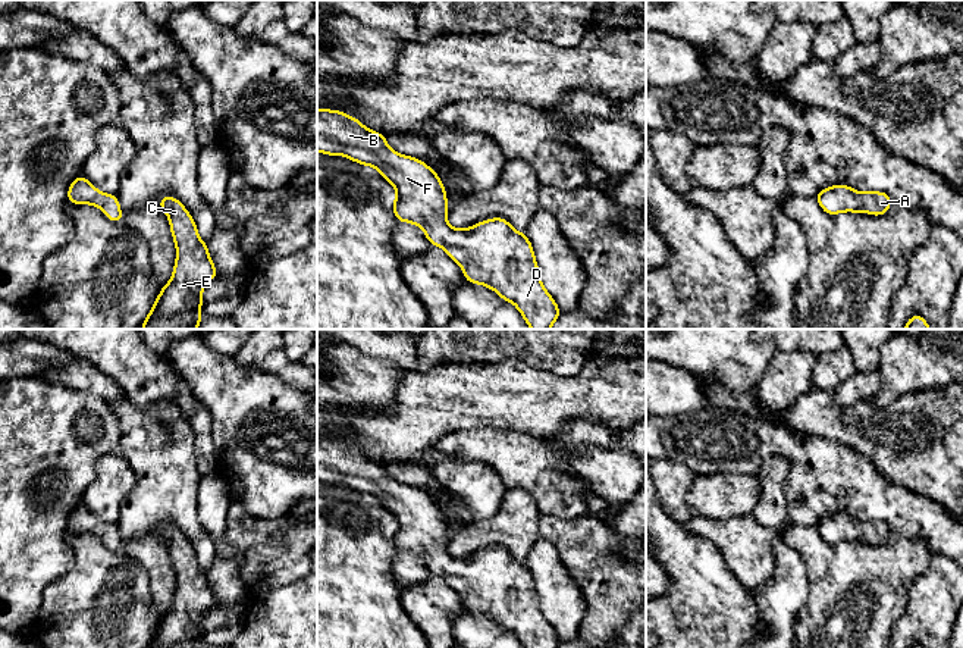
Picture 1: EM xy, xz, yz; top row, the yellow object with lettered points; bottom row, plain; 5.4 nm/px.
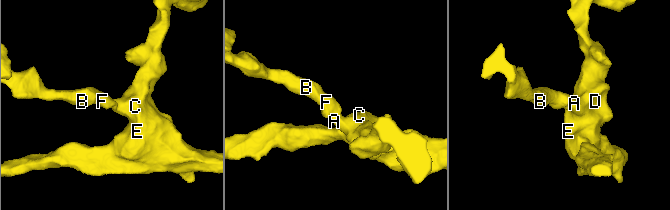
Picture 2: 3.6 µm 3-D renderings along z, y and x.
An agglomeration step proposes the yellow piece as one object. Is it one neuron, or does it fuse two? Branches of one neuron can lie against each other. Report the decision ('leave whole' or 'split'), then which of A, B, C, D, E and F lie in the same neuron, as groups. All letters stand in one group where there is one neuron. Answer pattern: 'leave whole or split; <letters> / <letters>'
leave whole; A B C D E F

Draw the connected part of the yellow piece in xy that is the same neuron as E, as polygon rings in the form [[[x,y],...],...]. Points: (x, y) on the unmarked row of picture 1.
[[[164,525],[159,535],[169,548],[176,589],[172,607],[145,648],[203,648],[198,642],[204,635],[203,617],[217,605],[207,572],[198,566],[194,547],[179,529]]]

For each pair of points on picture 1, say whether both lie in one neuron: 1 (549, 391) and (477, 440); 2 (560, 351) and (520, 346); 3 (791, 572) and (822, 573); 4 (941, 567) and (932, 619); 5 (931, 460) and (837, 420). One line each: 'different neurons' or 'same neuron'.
1: different neurons
2: same neuron
3: different neurons
4: same neuron
5: same neuron

